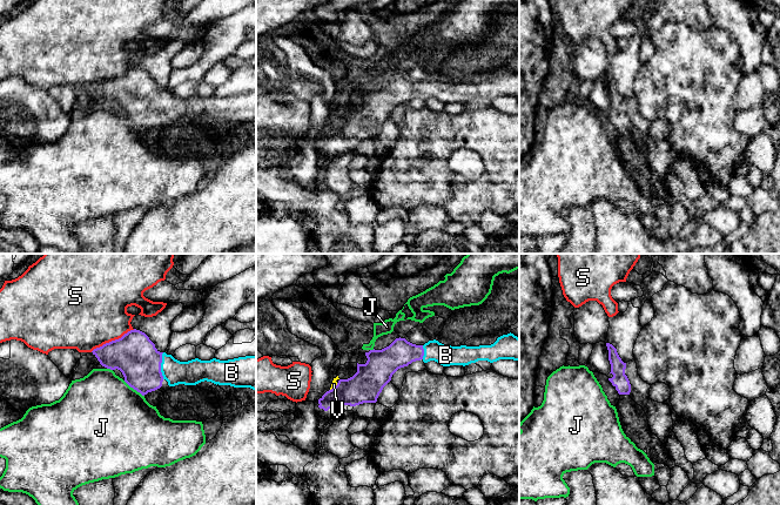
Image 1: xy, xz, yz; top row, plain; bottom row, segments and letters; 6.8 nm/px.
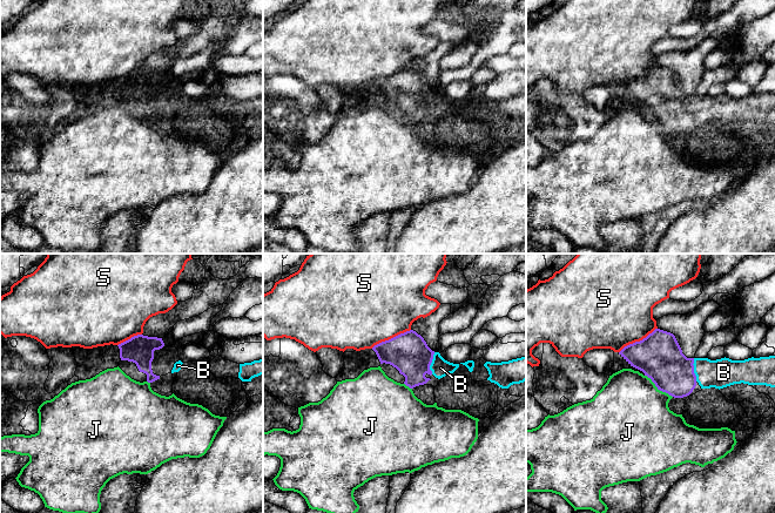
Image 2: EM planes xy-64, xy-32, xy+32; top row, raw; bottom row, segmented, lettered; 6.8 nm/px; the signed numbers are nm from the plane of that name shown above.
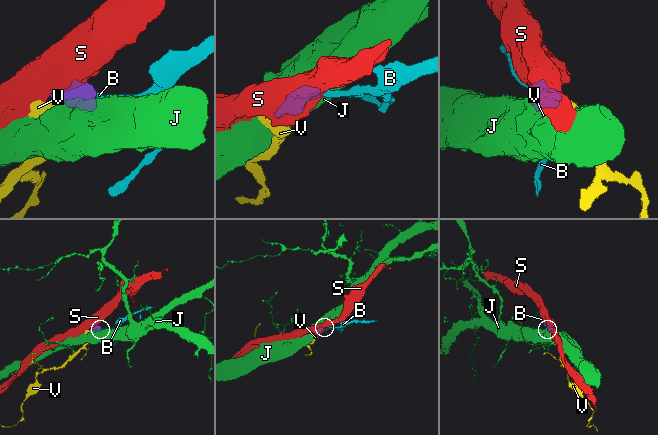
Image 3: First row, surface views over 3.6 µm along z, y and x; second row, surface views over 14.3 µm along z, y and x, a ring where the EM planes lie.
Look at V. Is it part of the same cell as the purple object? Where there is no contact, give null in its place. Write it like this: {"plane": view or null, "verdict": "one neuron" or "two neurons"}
{"plane": "xz", "verdict": "two neurons"}

